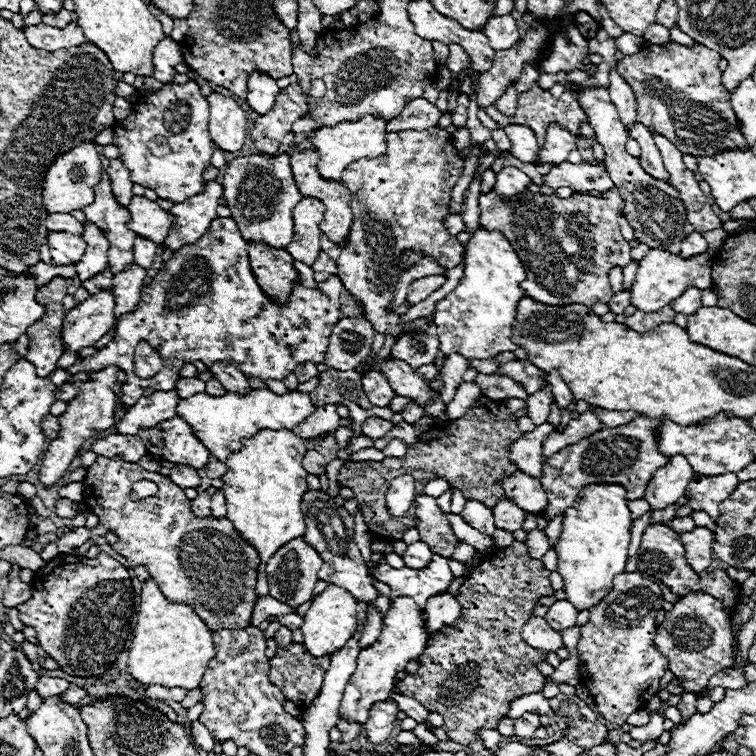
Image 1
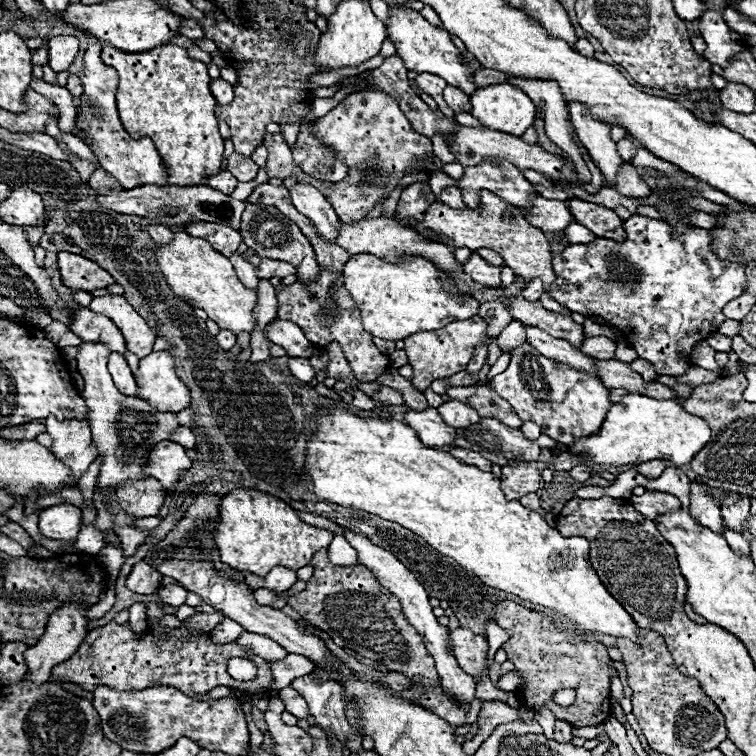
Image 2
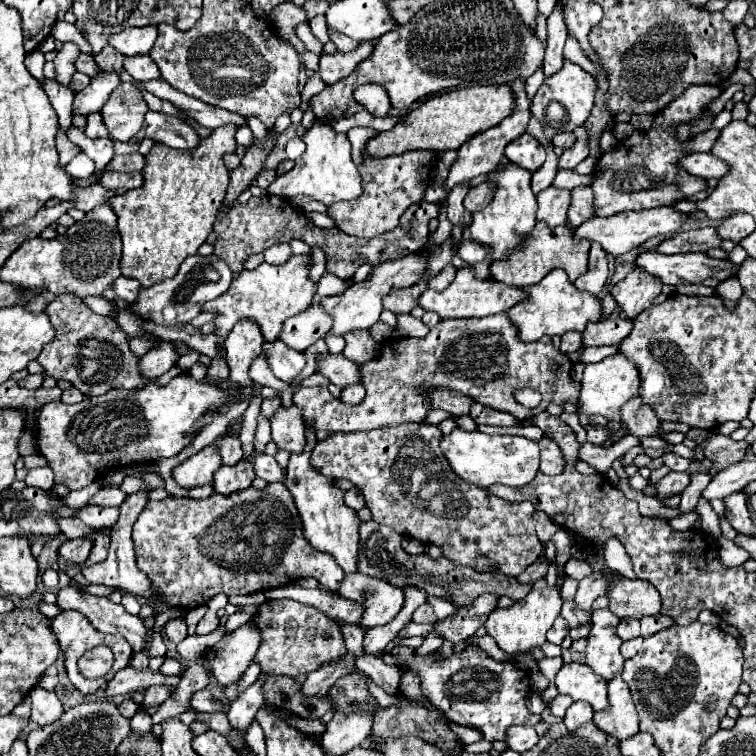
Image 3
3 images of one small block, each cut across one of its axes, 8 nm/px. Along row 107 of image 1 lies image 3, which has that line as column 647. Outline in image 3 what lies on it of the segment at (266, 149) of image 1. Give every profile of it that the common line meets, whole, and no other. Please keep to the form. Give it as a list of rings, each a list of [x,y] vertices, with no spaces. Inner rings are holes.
[[[634,268],[624,280],[612,286],[612,298],[626,312],[628,318],[636,318],[642,310],[652,306],[654,298],[662,292],[662,282]]]

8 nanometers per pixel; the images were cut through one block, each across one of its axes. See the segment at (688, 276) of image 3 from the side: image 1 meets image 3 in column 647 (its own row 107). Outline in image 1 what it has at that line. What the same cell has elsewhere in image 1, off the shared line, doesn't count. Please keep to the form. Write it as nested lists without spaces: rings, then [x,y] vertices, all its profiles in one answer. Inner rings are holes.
[[[252,72],[252,74],[248,76],[246,102],[248,102],[248,104],[252,106],[252,110],[256,110],[258,114],[266,114],[268,110],[272,110],[278,92],[280,92],[280,88],[276,86],[276,80],[270,78],[268,74]]]

